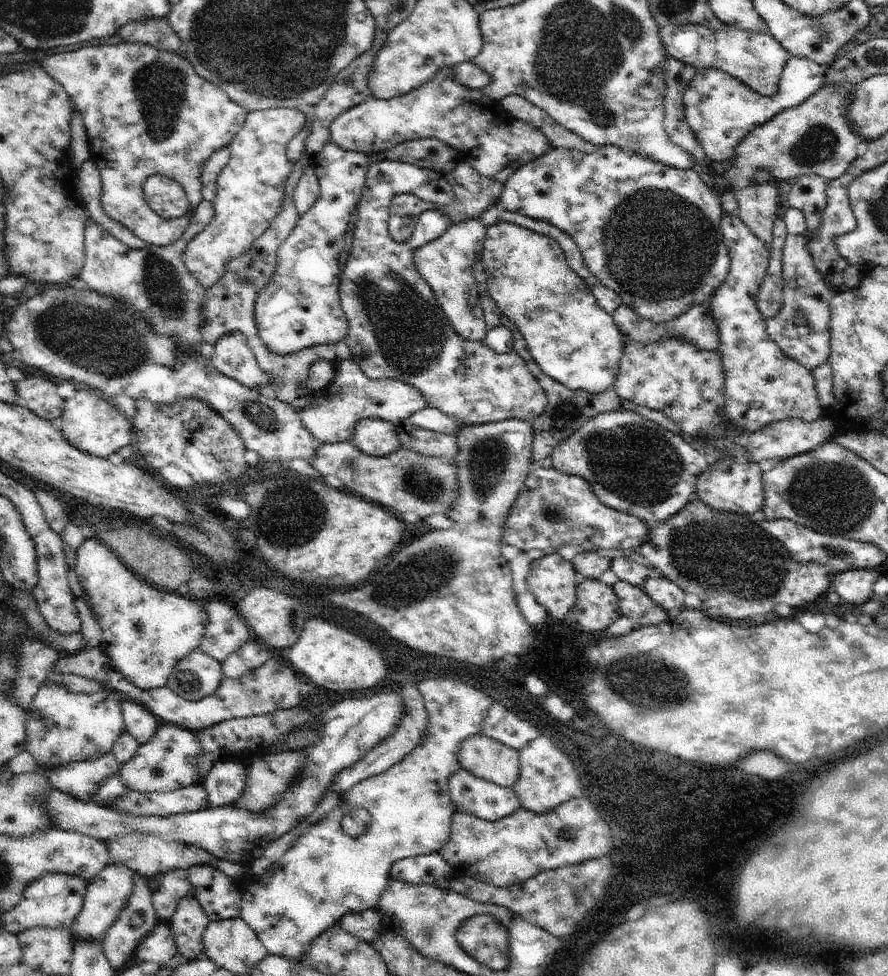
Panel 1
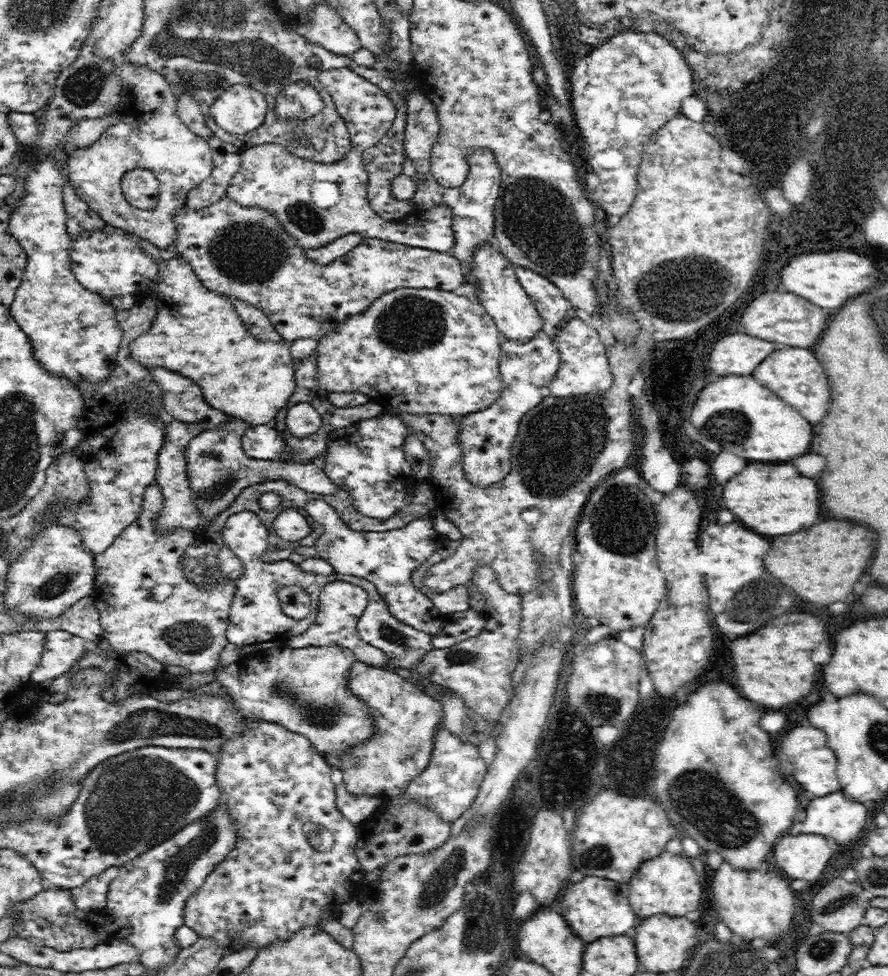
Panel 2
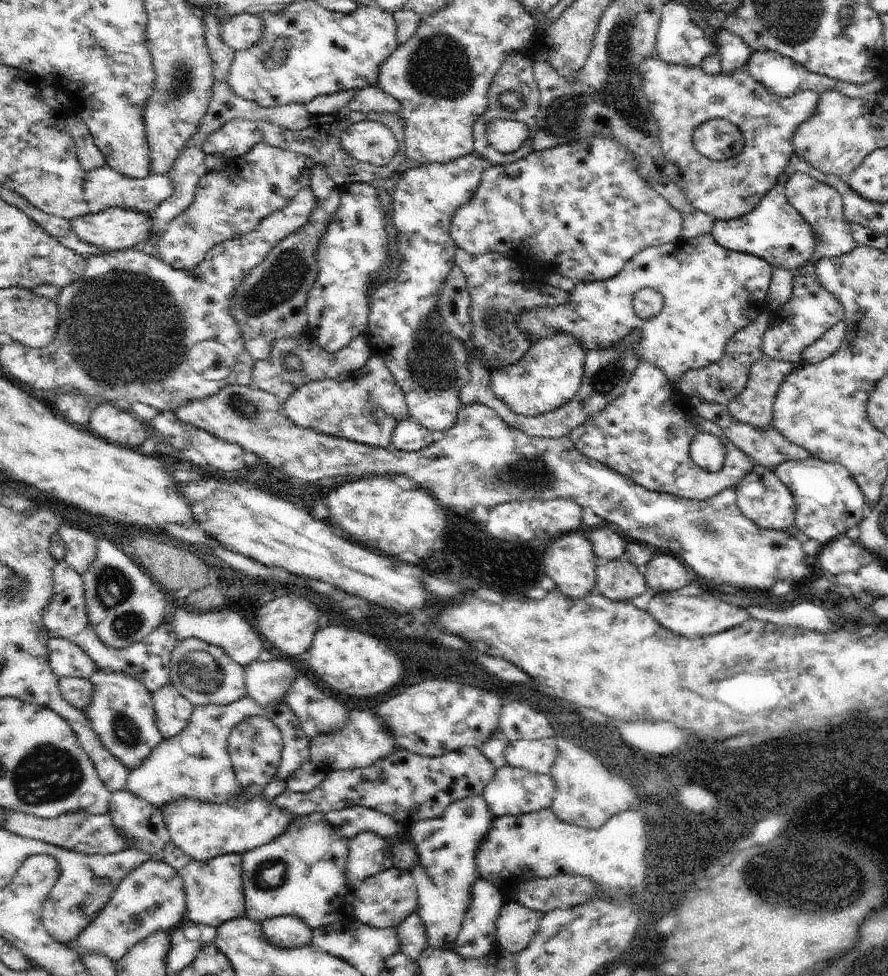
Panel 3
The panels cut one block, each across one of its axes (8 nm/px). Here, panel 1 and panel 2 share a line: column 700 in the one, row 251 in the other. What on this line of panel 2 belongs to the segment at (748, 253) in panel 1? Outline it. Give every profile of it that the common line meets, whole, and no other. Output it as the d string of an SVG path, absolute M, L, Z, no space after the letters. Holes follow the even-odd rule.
M330 68L318 74L320 84L336 102L336 110L344 120L352 148L344 156L344 160L332 164L316 164L298 156L292 156L282 144L262 144L256 148L248 148L242 158L242 168L234 176L228 196L242 206L256 206L270 210L276 220L286 228L286 232L306 250L320 248L332 244L336 238L346 234L360 234L364 238L378 238L394 244L408 244L412 248L430 248L436 252L452 252L454 248L454 228L452 228L452 212L448 206L436 206L428 212L422 212L418 206L398 222L386 222L378 216L368 198L370 176L366 174L362 152L378 144L392 128L396 120L396 108L376 84L366 80L364 76L348 70L348 68ZM314 182L334 182L340 190L340 200L336 206L322 208L312 202L312 186Z

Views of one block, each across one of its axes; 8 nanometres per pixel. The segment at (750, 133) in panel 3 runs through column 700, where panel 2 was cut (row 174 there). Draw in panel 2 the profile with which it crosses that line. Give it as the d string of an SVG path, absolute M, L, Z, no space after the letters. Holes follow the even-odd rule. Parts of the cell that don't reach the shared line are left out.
M126 60L114 62L114 66L116 66L116 74L120 76L122 86L124 86L122 106L118 112L114 112L114 114L122 116L122 122L108 128L102 134L102 138L96 140L94 144L90 144L88 148L78 148L78 150L68 154L68 182L82 196L82 200L86 204L90 204L90 208L94 212L98 212L98 216L108 226L118 228L118 230L126 230L128 234L138 236L140 240L150 242L162 250L162 248L168 248L170 244L174 244L176 236L178 236L178 230L174 224L174 212L186 208L188 192L192 188L198 188L214 172L214 154L212 154L208 140L192 134L188 130L188 126L180 122L180 118L176 116L178 98L172 92L170 84L158 72L132 66ZM134 168L150 170L160 180L160 200L158 200L154 210L138 210L138 208L130 206L130 202L126 200L126 196L122 192L122 180L124 180L126 172L130 172Z

